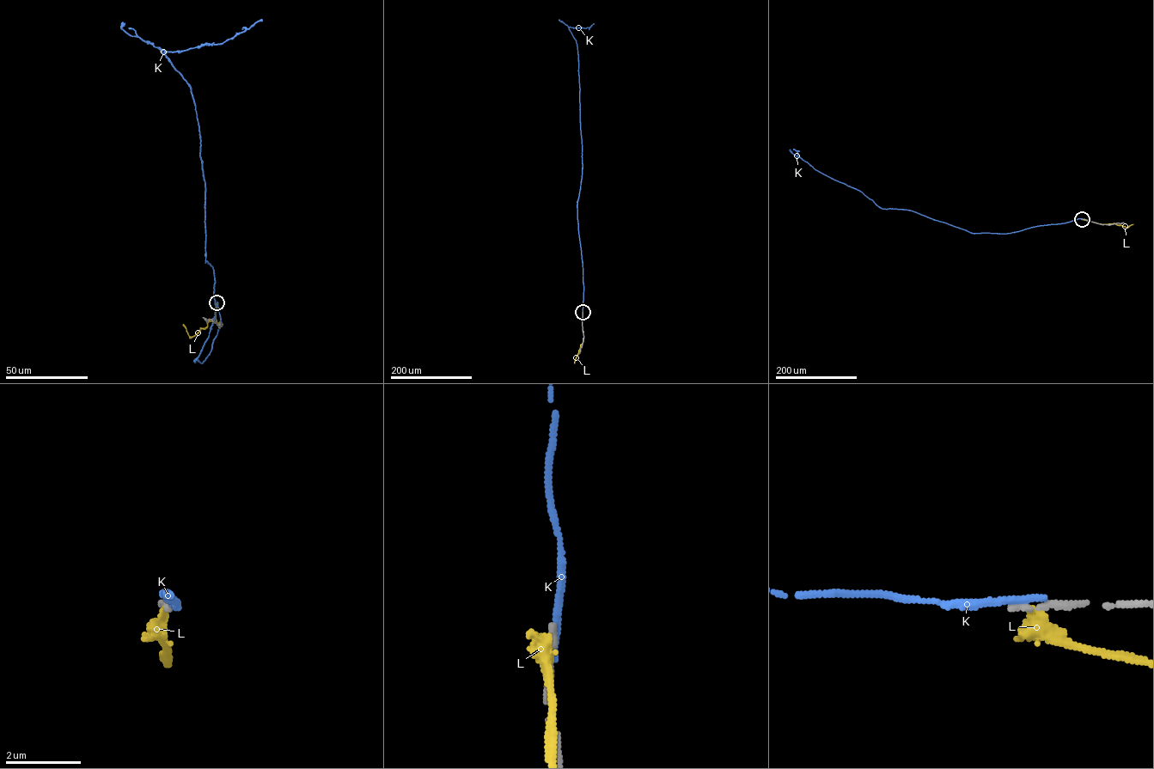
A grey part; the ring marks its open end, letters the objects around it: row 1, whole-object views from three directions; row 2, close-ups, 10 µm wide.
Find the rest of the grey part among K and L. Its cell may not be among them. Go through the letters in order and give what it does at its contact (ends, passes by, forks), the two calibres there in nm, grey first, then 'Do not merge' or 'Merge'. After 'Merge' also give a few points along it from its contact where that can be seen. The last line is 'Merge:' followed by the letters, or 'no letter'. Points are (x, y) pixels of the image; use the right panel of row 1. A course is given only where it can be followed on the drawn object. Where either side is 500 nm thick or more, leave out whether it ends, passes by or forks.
K: It ends there. Thickness 170 nm (grey) against 200 nm. Do not merge
L: It ends there. Thickness 190 nm (grey) against 440 nm. Do not merge
Merge: no letter

